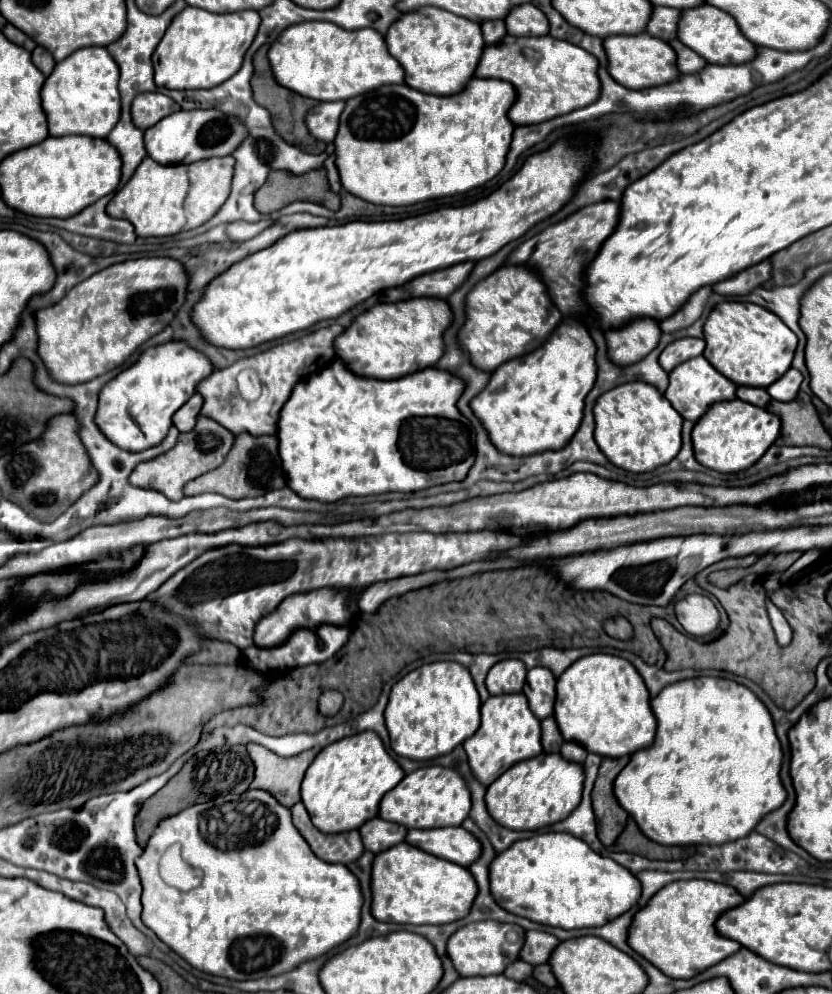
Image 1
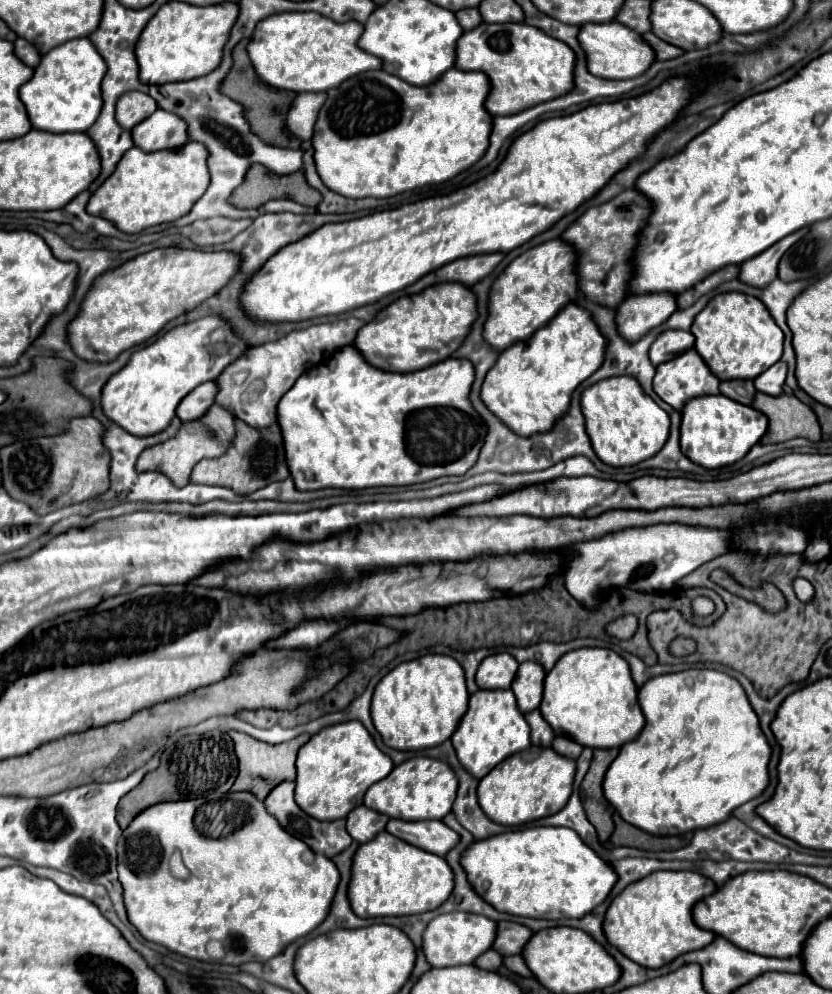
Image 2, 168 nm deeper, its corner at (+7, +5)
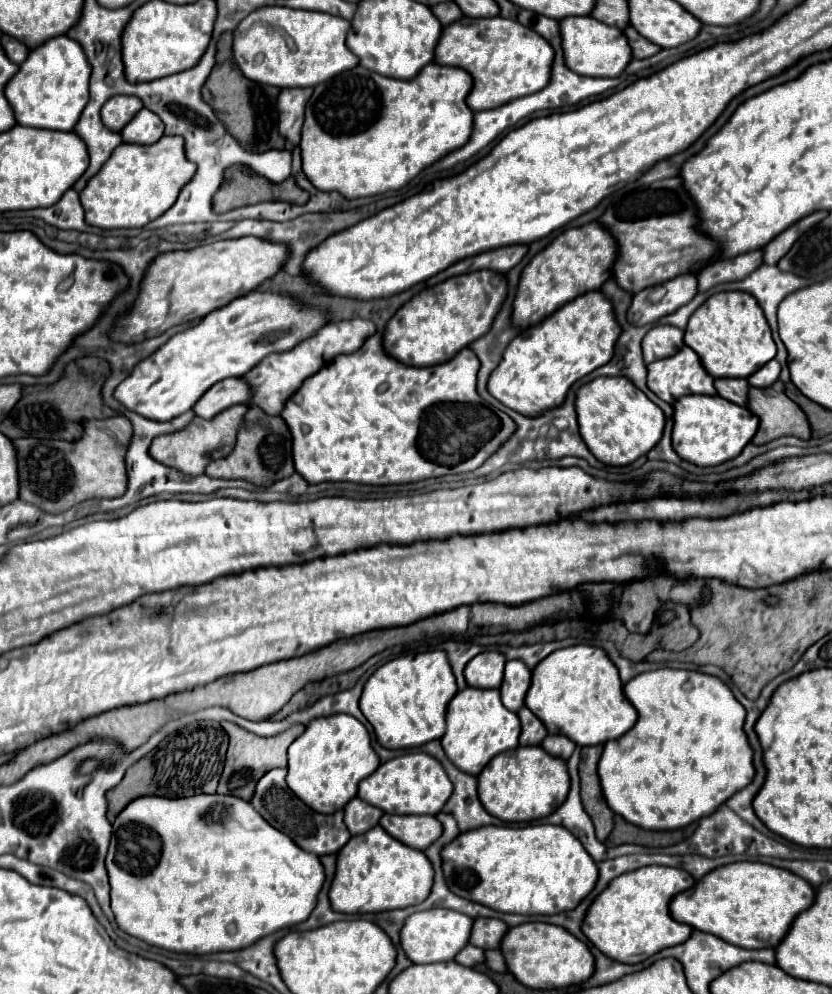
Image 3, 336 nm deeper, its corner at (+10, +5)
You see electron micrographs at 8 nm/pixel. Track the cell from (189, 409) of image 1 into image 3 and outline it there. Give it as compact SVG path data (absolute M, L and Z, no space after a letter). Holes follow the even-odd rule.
M235 378L221 380L219 384L213 384L213 388L201 396L193 412L195 416L209 420L215 414L223 412L223 408L235 406L235 404L247 404L249 396L251 396L251 390L245 380L235 380Z

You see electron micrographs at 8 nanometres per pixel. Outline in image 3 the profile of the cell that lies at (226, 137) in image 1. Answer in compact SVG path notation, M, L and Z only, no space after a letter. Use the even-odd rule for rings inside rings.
M143 108L139 110L139 114L135 114L135 118L121 130L123 142L129 144L155 144L163 138L165 128L163 122L159 120L159 116L155 116L151 110Z

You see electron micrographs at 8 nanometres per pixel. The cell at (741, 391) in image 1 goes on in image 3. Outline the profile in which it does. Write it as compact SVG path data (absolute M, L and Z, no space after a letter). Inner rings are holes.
M717 378L715 388L717 388L717 394L723 396L725 400L735 402L739 406L747 404L749 382L745 378Z

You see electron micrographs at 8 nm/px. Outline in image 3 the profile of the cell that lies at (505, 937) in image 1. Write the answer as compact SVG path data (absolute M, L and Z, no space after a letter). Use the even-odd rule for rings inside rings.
M431 908L425 912L415 912L405 920L405 926L401 930L401 946L413 964L449 962L455 960L457 952L461 952L469 944L471 924L473 918L447 908Z

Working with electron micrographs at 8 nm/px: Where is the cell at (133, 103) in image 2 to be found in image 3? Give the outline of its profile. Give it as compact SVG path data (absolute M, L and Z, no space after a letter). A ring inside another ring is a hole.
M113 96L103 104L101 120L109 130L121 132L141 108L143 102L137 96Z

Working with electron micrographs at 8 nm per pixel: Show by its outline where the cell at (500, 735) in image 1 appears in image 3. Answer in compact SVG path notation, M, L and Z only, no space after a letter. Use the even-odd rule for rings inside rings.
M467 686L463 692L455 694L447 708L447 732L441 738L441 744L447 758L457 768L471 776L477 776L493 756L517 748L519 734L521 734L519 716L503 706L499 690L479 690Z

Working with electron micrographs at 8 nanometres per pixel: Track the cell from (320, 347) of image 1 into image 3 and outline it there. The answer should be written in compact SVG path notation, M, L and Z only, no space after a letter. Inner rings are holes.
M351 318L351 320L331 322L323 326L321 330L317 330L313 336L299 342L295 348L283 354L277 352L277 354L265 356L265 360L261 360L259 366L251 368L247 376L241 376L243 380L247 380L247 384L251 384L251 404L249 406L263 408L263 412L267 412L269 416L279 416L279 412L285 406L285 400L301 386L301 382L307 376L315 374L319 368L331 362L337 354L349 354L349 352L359 350L359 346L363 346L363 342L373 334L375 334L375 324L371 320Z

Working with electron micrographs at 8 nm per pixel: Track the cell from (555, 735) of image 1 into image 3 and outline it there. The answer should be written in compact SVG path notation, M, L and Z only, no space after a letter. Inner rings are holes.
M521 708L517 712L517 716L521 720L519 744L521 746L539 746L543 742L543 738L547 736L547 730L545 730L543 722L529 708Z

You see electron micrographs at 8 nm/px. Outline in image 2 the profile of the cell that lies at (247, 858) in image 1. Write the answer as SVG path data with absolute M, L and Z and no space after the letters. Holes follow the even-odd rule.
M228 792L224 794L220 800L208 800L208 798L194 798L194 800L180 800L180 802L160 802L154 804L146 810L142 810L132 824L122 830L122 836L118 840L118 880L122 884L124 890L124 906L128 912L128 920L132 922L132 926L148 940L154 944L160 944L164 948L168 948L170 952L182 954L186 958L194 958L194 960L202 960L202 962L220 962L220 964L244 964L244 962L266 962L270 960L270 956L276 956L278 952L282 952L282 948L286 948L286 944L308 936L316 926L322 924L322 920L326 918L336 886L340 882L340 872L334 866L334 862L326 856L318 856L316 852L312 852L310 848L306 848L306 844L302 844L302 840L290 836L286 830L280 828L278 820L274 820L262 802L256 800L254 794L248 792ZM174 850L180 850L182 860L186 864L186 868L190 870L190 876L186 880L180 880L176 876L172 876L170 872L170 856L174 854ZM208 946L212 948L218 946L220 954L214 954L212 950L208 950Z

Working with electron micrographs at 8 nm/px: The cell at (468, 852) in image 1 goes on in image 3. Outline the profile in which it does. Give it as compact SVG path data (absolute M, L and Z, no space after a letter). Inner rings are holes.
M385 814L379 822L385 832L389 832L399 842L423 850L427 844L433 844L441 834L443 828L435 816L399 816L399 814Z

